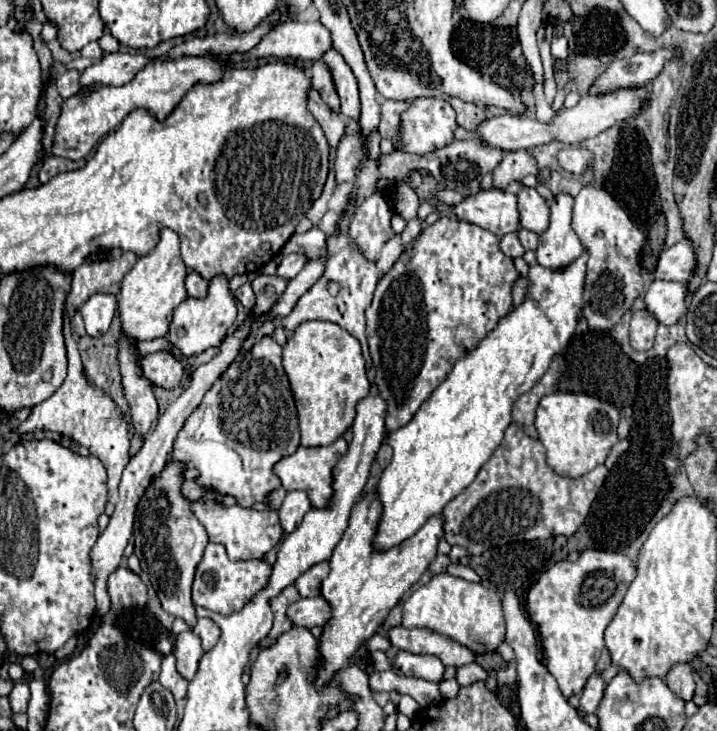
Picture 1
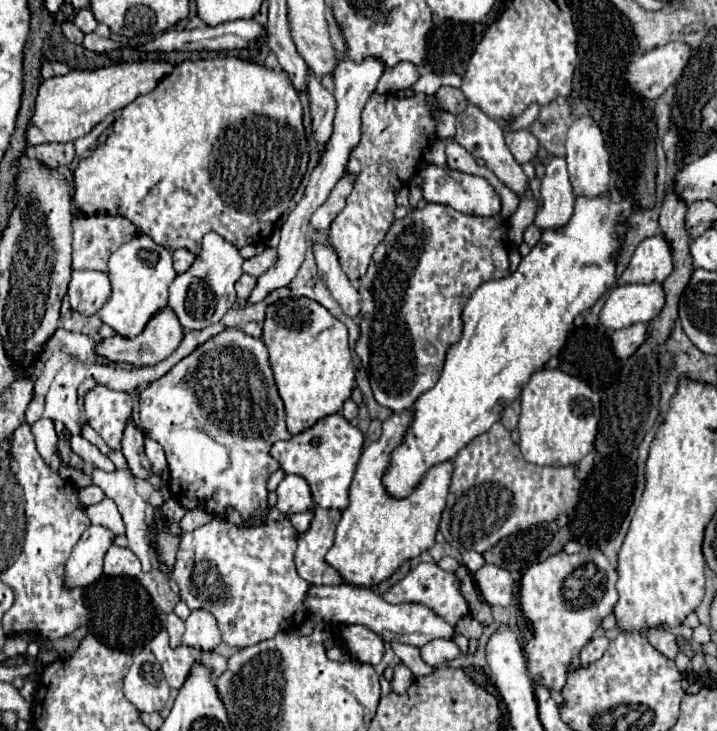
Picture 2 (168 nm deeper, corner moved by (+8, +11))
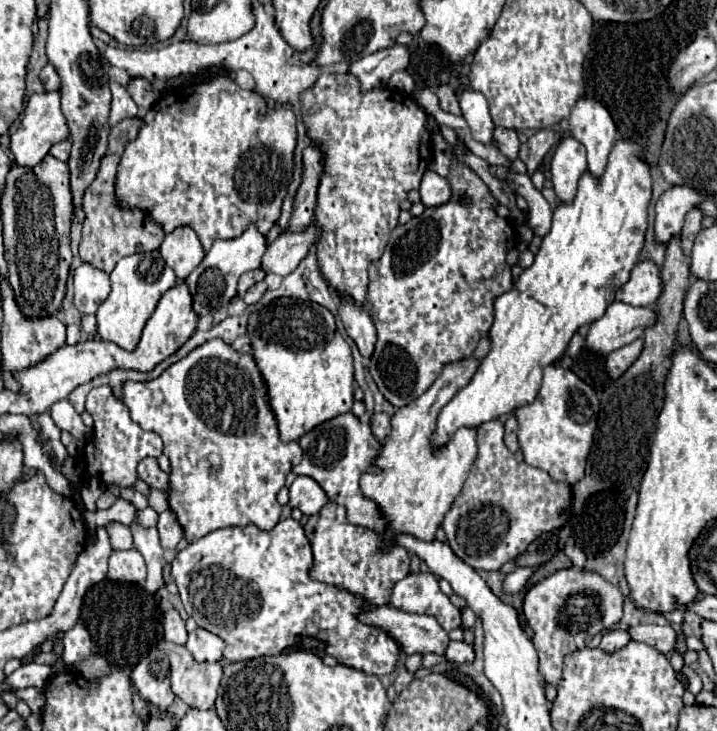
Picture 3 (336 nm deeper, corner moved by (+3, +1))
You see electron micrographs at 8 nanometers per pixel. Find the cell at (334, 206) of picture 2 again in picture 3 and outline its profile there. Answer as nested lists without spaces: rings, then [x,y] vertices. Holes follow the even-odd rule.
[[[311,222],[305,230],[301,230],[301,234],[283,232],[273,242],[273,246],[267,248],[261,264],[263,270],[279,276],[291,274],[297,268],[297,264],[305,258],[305,254],[309,254],[311,246],[317,244],[317,238],[319,238],[319,230],[315,222]]]

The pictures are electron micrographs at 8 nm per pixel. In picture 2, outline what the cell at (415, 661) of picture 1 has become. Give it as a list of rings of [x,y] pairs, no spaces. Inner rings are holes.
[[[436,638],[436,640],[428,642],[424,648],[420,648],[420,652],[422,652],[422,660],[434,668],[460,656],[460,648],[456,646],[456,642],[444,640],[444,638]]]

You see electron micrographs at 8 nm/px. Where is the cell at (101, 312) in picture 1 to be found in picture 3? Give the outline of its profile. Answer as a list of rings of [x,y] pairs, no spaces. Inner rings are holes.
[[[81,264],[73,272],[75,280],[75,308],[85,314],[95,314],[97,306],[109,296],[109,276],[91,264]]]

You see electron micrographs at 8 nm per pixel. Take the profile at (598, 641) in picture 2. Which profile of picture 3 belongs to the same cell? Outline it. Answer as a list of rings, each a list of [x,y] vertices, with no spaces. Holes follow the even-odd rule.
[[[609,630],[609,632],[603,634],[603,640],[601,640],[599,648],[605,650],[605,652],[621,650],[621,648],[629,642],[629,638],[631,638],[631,636],[627,634],[627,630]]]

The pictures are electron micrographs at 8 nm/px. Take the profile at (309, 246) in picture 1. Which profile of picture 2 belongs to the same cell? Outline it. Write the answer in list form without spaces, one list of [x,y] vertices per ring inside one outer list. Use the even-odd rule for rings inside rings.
[[[318,244],[316,246],[316,264],[318,264],[318,274],[320,274],[322,282],[330,290],[332,298],[340,304],[344,314],[350,318],[358,318],[360,316],[360,294],[350,284],[350,280],[344,276],[344,270],[340,268],[336,254],[328,246]]]

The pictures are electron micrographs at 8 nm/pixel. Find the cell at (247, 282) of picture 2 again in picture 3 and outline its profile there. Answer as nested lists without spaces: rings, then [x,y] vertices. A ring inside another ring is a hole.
[[[257,282],[255,286],[251,286],[249,290],[247,290],[247,294],[243,296],[243,302],[249,306],[249,304],[255,304],[255,302],[259,302],[261,298],[263,298],[263,294],[267,292],[267,284],[265,282]]]

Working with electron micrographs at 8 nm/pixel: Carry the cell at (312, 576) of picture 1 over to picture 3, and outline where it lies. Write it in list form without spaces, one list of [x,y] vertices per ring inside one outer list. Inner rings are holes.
[[[327,502],[321,512],[309,516],[305,534],[313,548],[313,566],[309,570],[309,576],[317,582],[337,586],[339,590],[361,594],[373,606],[389,604],[395,582],[409,574],[407,550],[393,546],[389,552],[381,552],[381,538],[373,530],[349,524],[345,518],[345,508],[339,504]]]

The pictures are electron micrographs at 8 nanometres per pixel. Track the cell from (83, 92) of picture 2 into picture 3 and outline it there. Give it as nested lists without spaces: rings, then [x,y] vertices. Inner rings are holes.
[[[53,90],[53,92],[31,94],[25,108],[25,116],[15,128],[15,132],[11,134],[11,150],[15,156],[15,164],[35,166],[49,154],[49,148],[53,144],[63,142],[63,140],[69,140],[69,126],[61,112],[61,92]]]

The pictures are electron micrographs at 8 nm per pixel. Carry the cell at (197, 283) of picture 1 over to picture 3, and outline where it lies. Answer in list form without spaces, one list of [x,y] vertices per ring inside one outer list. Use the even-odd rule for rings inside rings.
[[[177,228],[171,232],[159,248],[167,266],[171,266],[179,280],[187,278],[203,260],[205,252],[199,244],[197,234],[191,228]]]

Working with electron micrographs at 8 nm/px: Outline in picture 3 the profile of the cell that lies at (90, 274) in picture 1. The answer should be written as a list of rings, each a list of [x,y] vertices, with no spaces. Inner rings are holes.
[[[127,118],[111,128],[105,158],[101,158],[97,178],[89,184],[89,190],[85,190],[85,198],[83,198],[85,220],[83,220],[83,232],[81,232],[81,242],[79,242],[79,256],[81,256],[81,262],[89,262],[91,266],[97,266],[105,274],[111,274],[115,264],[125,256],[131,256],[135,252],[157,250],[165,238],[163,230],[149,218],[149,214],[141,210],[121,210],[113,204],[115,168],[119,164],[119,158],[127,142],[131,142],[137,136],[139,128],[141,128],[139,118]]]

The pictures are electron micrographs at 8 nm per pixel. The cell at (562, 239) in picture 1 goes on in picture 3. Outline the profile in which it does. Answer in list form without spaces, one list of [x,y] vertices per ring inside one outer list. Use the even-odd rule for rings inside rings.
[[[571,136],[561,140],[551,160],[551,182],[561,204],[575,198],[577,182],[585,170],[585,148]]]

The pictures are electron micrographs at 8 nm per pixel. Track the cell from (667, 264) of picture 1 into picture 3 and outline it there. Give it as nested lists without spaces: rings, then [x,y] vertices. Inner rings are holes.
[[[653,260],[637,262],[629,282],[617,290],[617,300],[631,306],[653,306],[661,296],[661,268]]]

